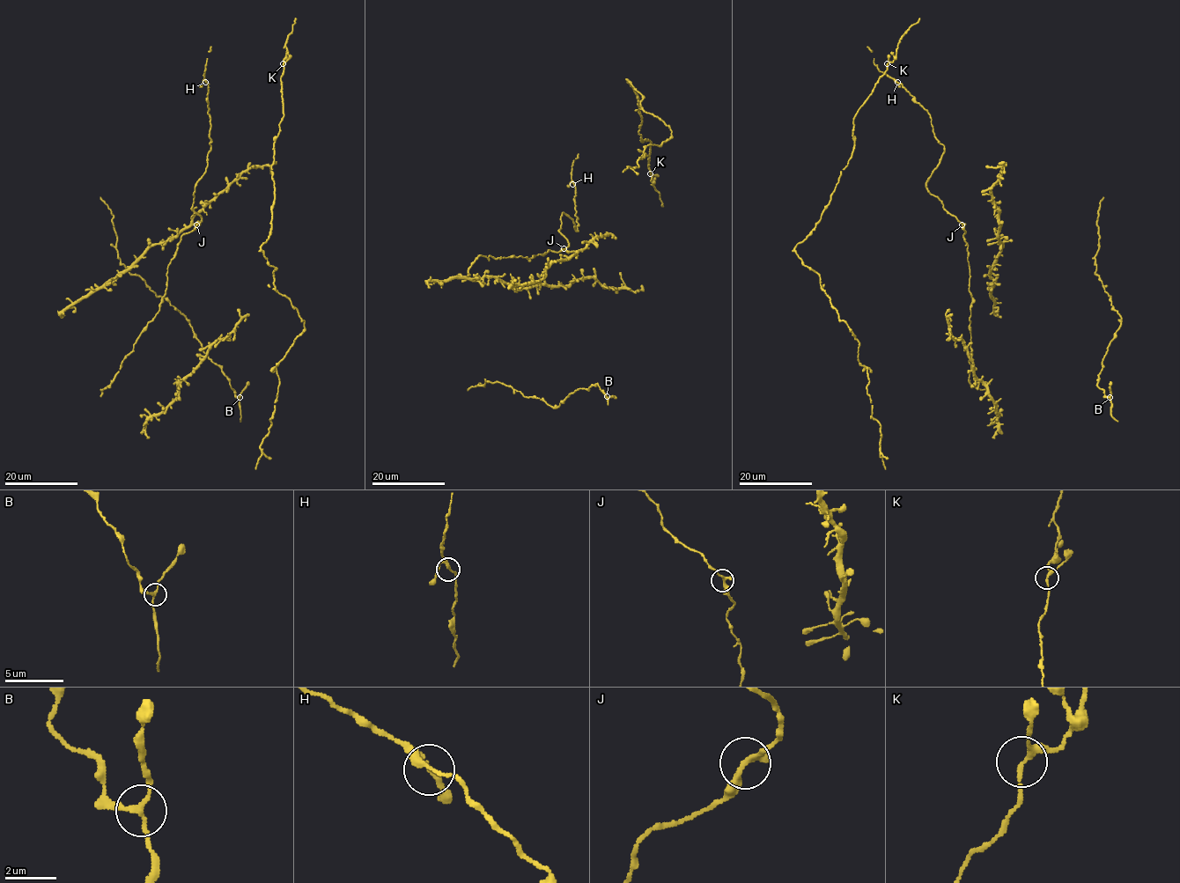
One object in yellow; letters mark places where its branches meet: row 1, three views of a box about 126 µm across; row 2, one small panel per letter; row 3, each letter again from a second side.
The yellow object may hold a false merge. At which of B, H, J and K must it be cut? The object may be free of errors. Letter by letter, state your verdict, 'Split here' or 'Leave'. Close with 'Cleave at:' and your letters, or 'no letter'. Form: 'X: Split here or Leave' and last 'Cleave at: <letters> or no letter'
B: Leave
H: Leave
J: Leave
K: Leave
Cleave at: no letter

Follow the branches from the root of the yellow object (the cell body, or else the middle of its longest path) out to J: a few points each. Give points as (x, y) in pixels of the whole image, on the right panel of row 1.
J: (897, 82), (928, 113), (934, 137), (944, 147), (939, 165), (926, 181), (926, 189), (962, 224)

